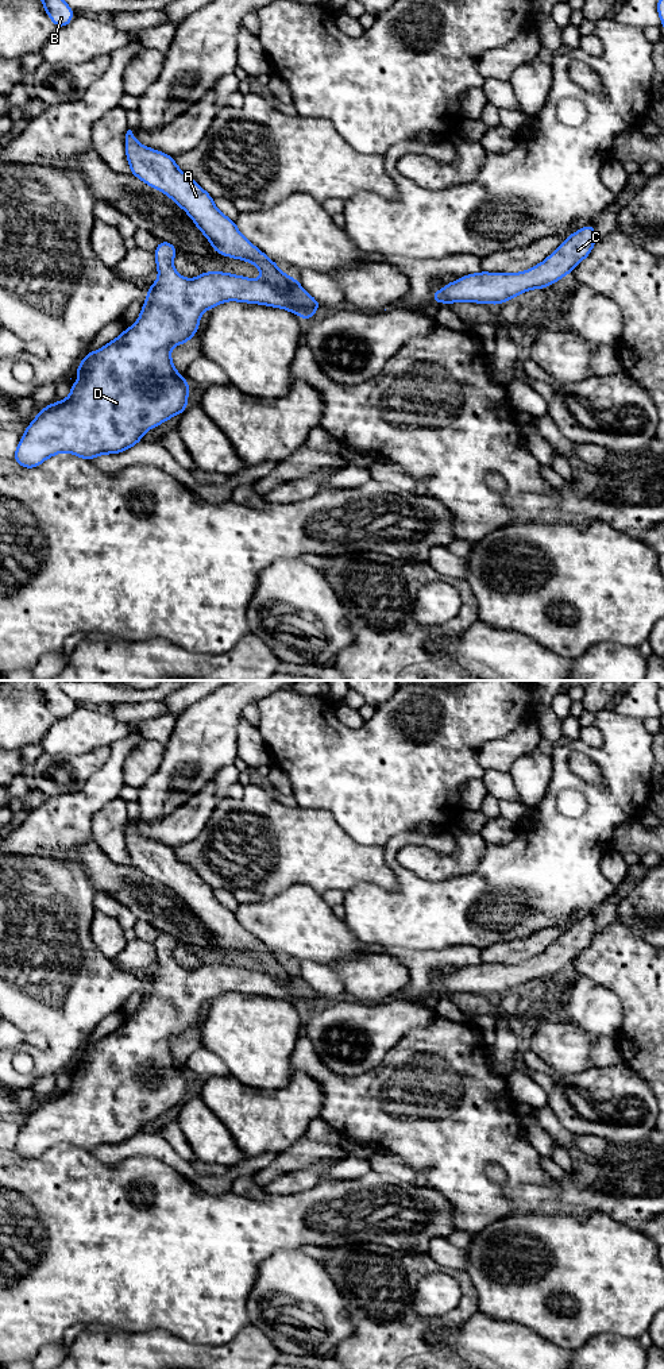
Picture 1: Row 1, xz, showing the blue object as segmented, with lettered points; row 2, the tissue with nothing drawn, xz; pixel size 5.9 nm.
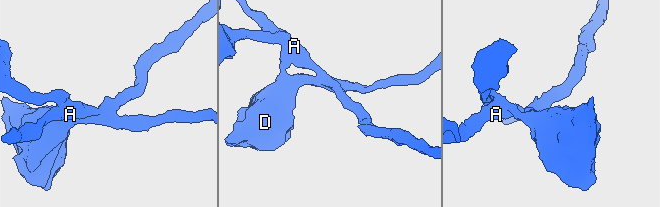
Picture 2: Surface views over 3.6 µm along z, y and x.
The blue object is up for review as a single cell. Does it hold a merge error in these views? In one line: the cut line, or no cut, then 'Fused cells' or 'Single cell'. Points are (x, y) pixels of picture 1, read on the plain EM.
Split along xz (266, 968), (278, 974), (285, 980), (293, 970). Fused cells

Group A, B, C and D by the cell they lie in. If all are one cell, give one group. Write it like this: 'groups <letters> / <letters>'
groups A B / C D

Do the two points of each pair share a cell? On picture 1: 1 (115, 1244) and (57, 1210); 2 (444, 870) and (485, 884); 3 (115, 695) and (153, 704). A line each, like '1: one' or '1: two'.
1: one
2: two
3: one

